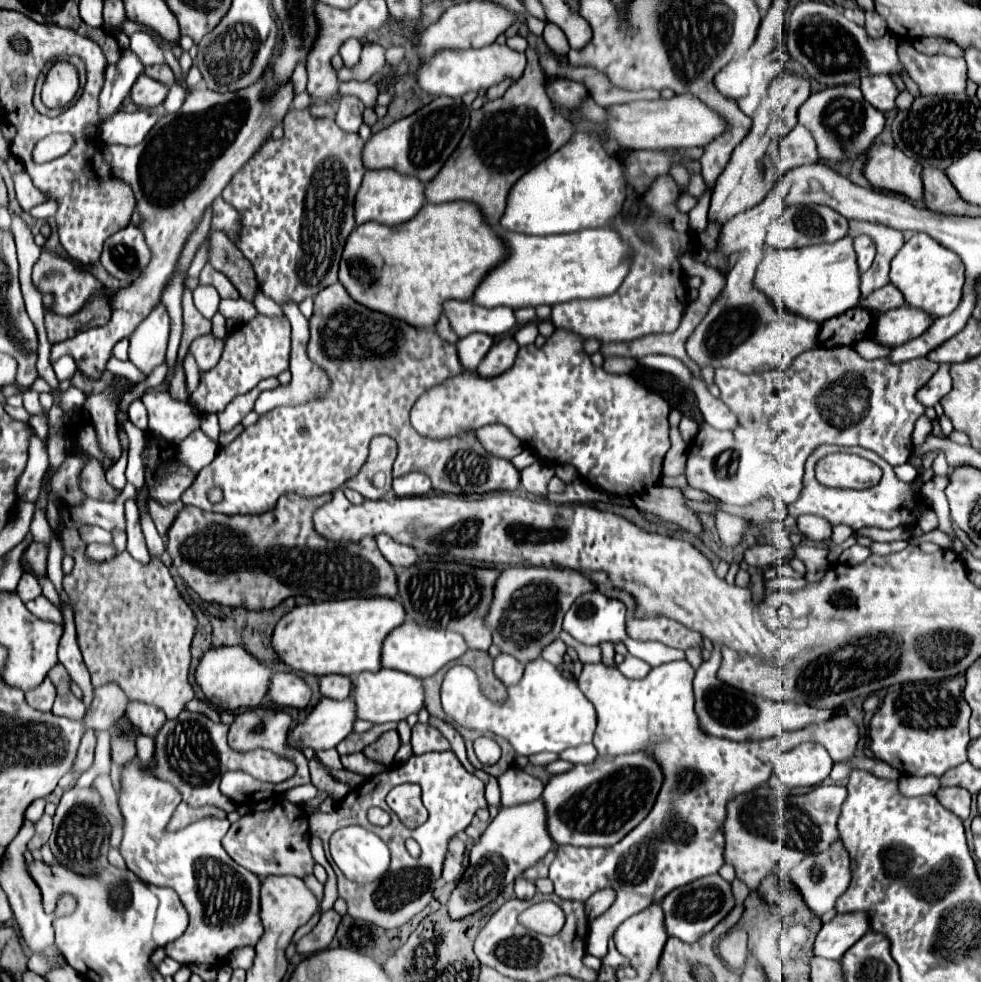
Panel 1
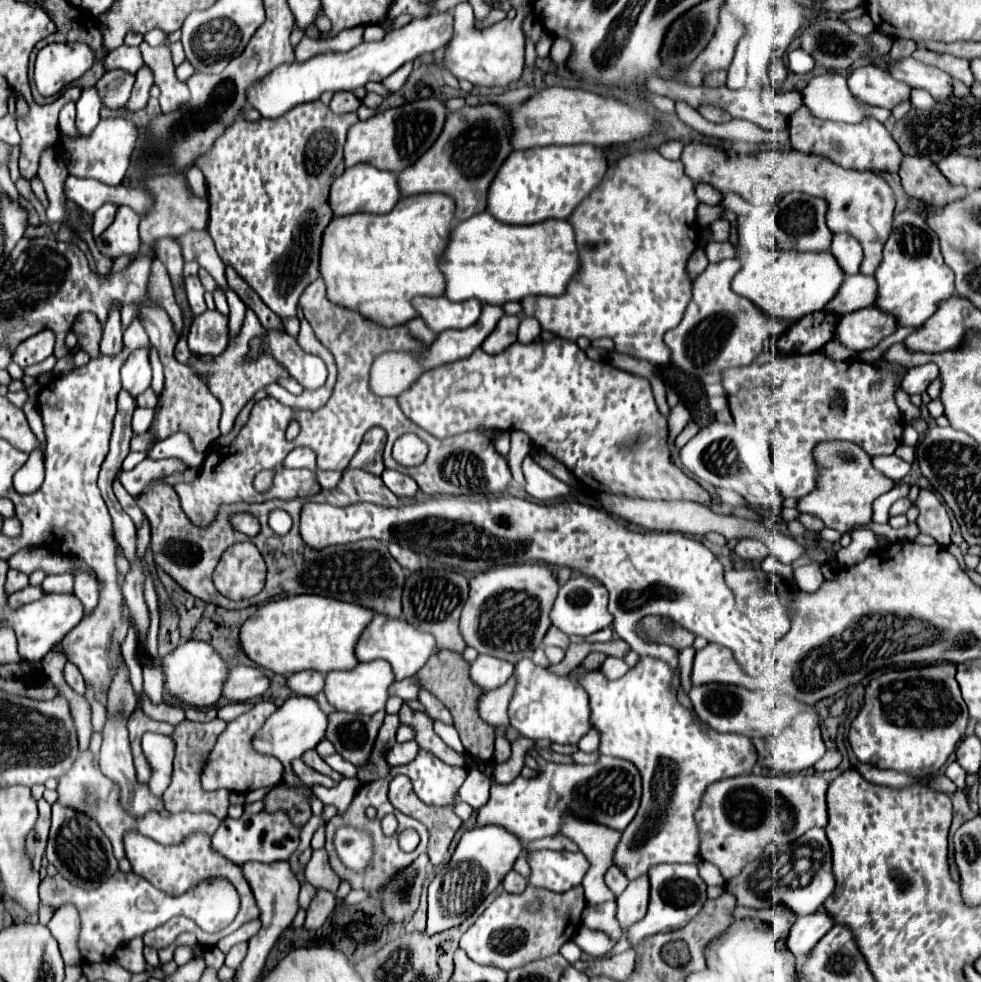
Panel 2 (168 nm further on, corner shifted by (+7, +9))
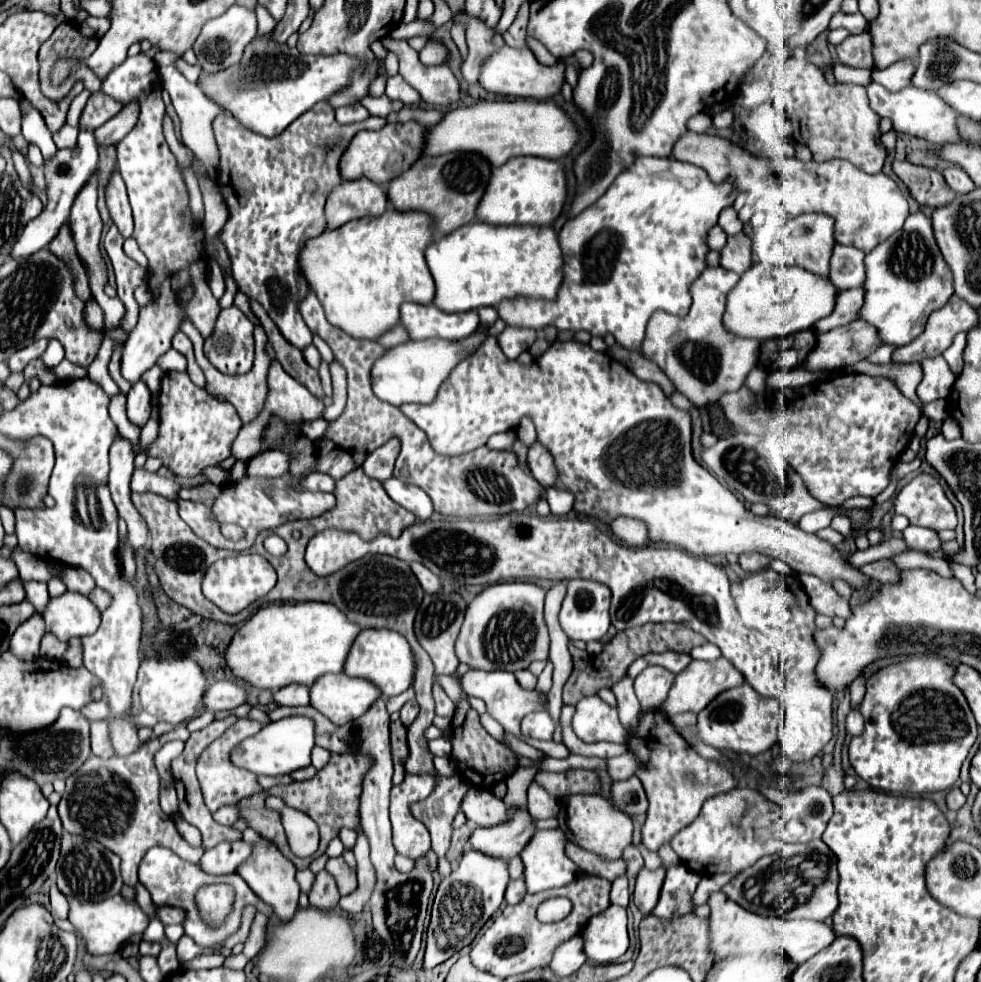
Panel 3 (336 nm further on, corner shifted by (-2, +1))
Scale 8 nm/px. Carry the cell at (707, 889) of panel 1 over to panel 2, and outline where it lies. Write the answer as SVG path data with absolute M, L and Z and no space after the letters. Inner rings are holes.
M656 865L650 869L650 905L648 905L648 913L642 921L638 921L636 925L632 925L628 929L628 941L632 945L632 949L638 949L638 945L654 935L654 933L664 933L664 931L672 931L672 929L680 929L686 923L690 923L690 919L694 919L694 915L698 915L698 911L702 911L704 903L708 901L706 895L706 883L698 873L698 865Z

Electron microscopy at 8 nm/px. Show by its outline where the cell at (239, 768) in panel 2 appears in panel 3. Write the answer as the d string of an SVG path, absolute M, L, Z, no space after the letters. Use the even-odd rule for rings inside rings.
M239 719L239 721L235 721L235 725L231 725L219 739L215 739L215 743L211 743L211 745L199 755L199 761L197 761L197 779L199 779L199 783L201 783L205 803L207 803L207 807L209 807L211 811L217 811L219 807L237 803L239 799L261 791L261 787L259 787L259 783L257 783L257 775L253 775L251 771L239 769L239 767L231 765L231 761L229 761L231 749L233 749L239 741L243 741L243 739L255 735L259 729L261 729L261 725L259 725L257 721L253 721L253 719Z

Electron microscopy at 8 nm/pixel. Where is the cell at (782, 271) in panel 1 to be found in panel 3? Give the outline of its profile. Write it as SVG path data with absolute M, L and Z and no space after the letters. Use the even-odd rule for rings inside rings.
M755 263L741 275L739 283L731 289L723 323L733 335L739 337L759 341L787 337L811 329L813 323L831 315L835 307L835 295L837 289L825 277L819 277L799 267L773 267L767 263Z

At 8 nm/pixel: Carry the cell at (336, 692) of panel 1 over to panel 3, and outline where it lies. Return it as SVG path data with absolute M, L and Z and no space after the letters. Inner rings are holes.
M287 685L279 691L273 691L273 703L277 705L309 705L309 687L305 685Z

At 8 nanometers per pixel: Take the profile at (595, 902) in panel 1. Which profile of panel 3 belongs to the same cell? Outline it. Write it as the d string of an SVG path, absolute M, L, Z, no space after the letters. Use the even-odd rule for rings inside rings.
M625 875L621 879L615 879L613 881L611 903L621 905L621 907L627 907L629 905L629 885L627 885L627 877Z

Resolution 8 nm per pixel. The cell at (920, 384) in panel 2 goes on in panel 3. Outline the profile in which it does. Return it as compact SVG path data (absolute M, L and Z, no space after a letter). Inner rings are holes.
M939 355L935 359L923 359L923 379L917 385L919 401L931 403L935 399L945 399L955 381L955 373L949 369L947 361Z

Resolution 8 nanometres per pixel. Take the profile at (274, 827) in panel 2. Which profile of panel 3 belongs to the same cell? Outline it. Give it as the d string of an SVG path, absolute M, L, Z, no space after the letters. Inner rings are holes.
M243 841L233 843L219 843L219 847L213 847L205 851L203 859L199 861L199 867L203 867L205 873L211 875L225 875L235 873L235 869L251 855L251 845Z

